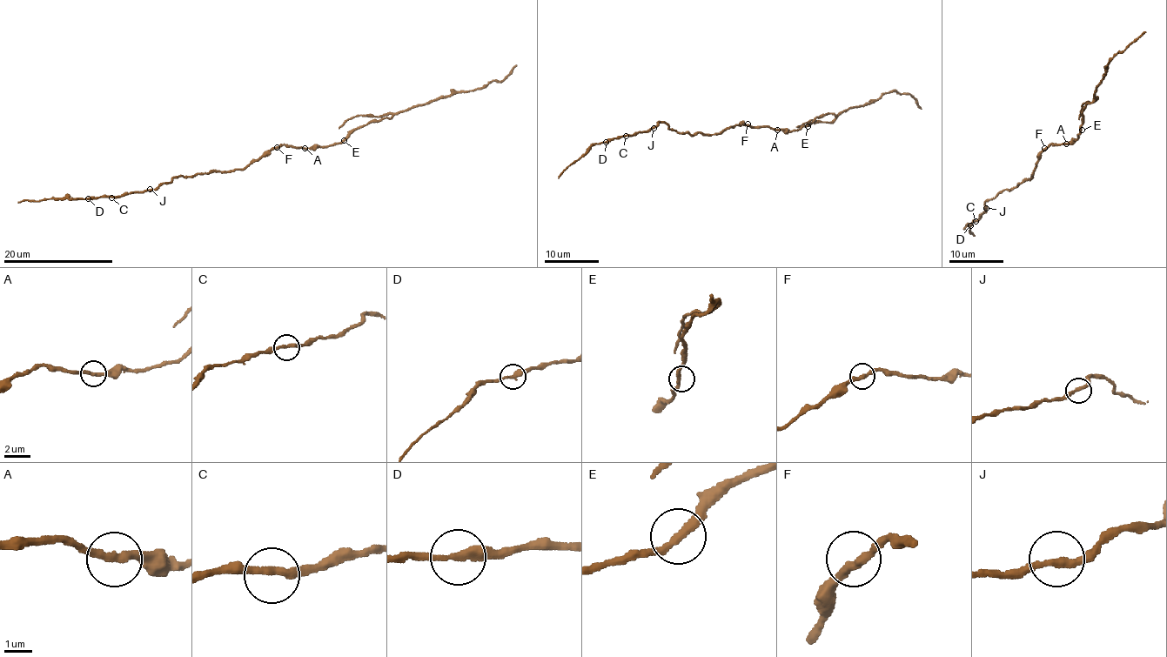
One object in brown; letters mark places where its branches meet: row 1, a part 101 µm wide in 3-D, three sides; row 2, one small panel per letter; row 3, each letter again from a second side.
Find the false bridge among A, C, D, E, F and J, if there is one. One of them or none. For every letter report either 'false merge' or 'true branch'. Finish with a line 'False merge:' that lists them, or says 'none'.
A: true branch
C: true branch
D: true branch
E: true branch
F: true branch
J: true branch
False merge: none

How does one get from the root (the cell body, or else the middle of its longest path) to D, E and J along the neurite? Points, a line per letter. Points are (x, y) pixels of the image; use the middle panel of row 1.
D: (749, 125), (739, 124), (719, 133), (693, 135), (677, 132), (665, 123), (657, 122), (646, 131), (606, 141)
E: (749, 125), (795, 131), (808, 126)
J: (749, 125), (739, 124), (719, 133), (694, 132), (693, 135), (669, 129), (665, 123), (657, 122), (653, 128)

